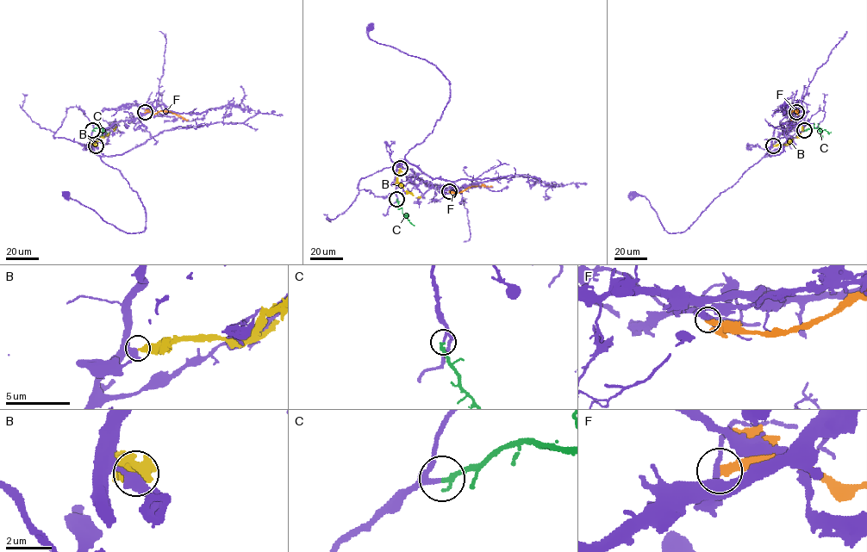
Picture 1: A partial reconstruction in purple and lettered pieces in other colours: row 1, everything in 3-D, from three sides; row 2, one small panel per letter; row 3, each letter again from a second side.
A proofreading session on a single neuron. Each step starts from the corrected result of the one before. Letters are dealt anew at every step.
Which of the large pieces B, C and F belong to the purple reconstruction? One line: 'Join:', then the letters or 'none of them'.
Join: C

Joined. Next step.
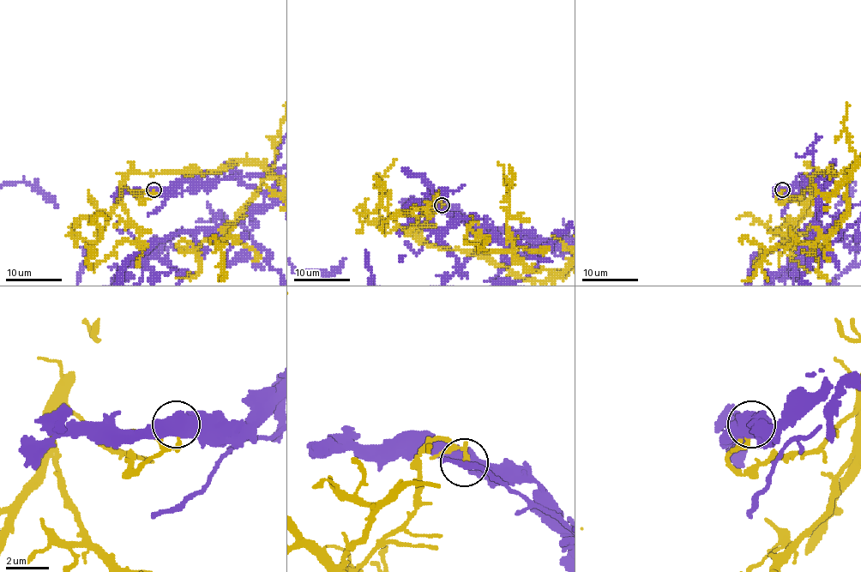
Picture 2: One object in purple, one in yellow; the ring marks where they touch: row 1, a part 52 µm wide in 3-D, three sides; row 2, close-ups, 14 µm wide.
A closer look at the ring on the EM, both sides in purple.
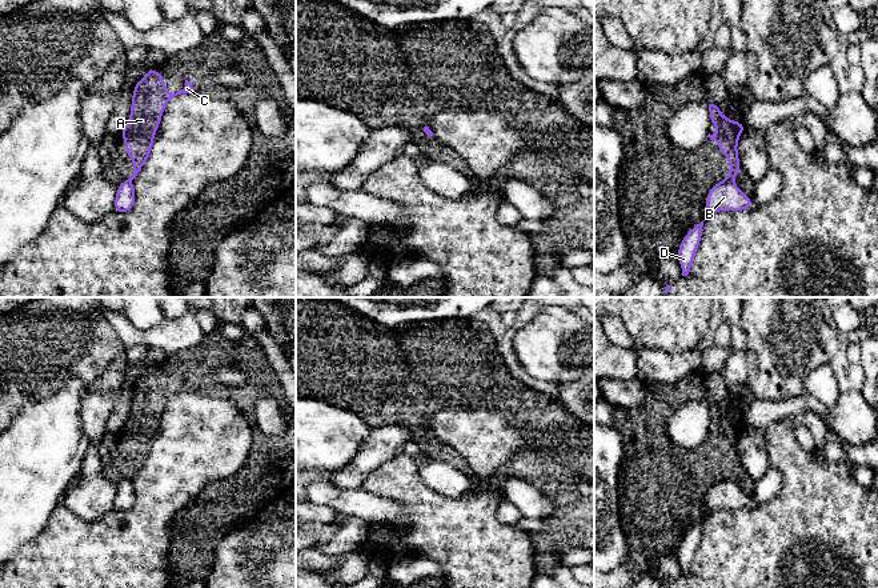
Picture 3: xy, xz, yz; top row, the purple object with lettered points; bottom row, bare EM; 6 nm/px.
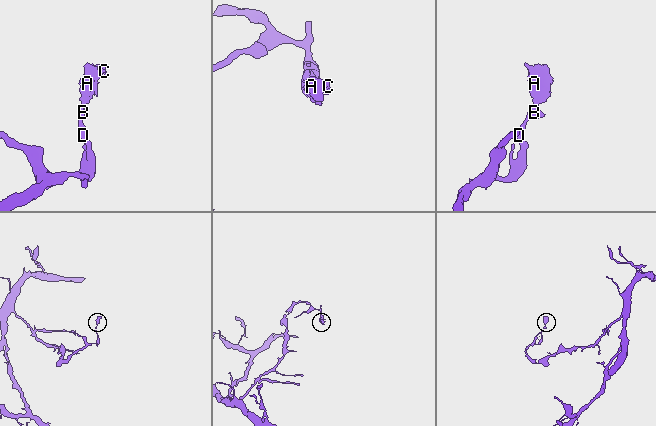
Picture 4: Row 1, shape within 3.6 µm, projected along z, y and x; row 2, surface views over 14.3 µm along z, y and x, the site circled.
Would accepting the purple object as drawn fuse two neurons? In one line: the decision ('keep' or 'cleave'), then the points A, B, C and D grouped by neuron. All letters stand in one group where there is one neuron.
cleave; groups A C / B D

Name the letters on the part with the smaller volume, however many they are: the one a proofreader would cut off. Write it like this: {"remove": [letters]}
{"remove": ["A", "C"]}

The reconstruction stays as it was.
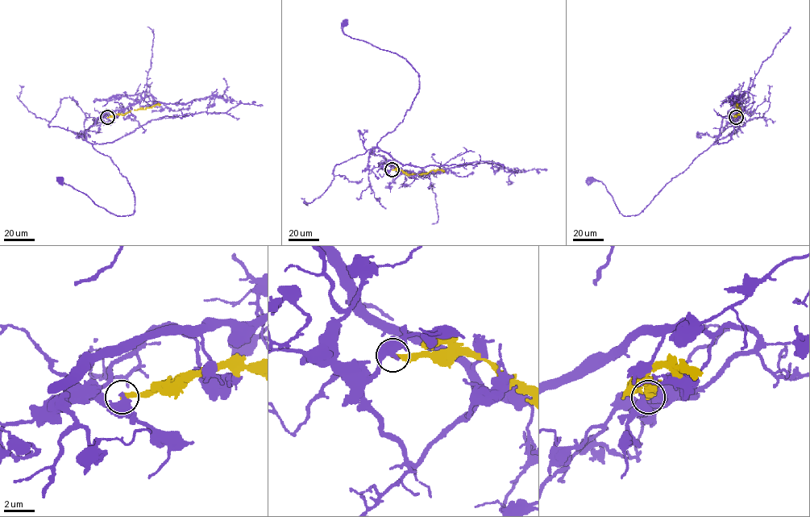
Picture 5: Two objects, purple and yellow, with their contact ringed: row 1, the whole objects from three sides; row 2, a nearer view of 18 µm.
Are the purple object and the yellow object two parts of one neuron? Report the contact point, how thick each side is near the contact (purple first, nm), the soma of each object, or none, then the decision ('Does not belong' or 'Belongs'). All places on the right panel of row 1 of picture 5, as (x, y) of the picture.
Place: (736, 117). Thickness 440 nm (purple) against 340 nm. Soma of purple: (590, 180). Soma of yellow: none. Does not belong

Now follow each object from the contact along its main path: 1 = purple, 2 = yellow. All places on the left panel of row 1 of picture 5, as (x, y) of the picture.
1: (107, 117), (115, 110), (97, 118), (86, 139), (126, 178), (134, 212), (108, 211), (61, 179)
2: (107, 117), (160, 104)

